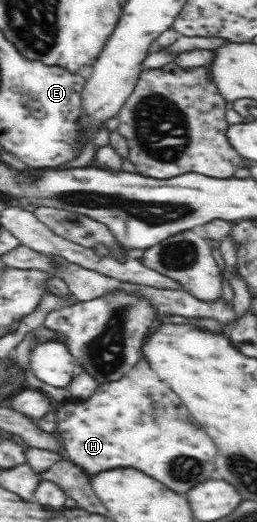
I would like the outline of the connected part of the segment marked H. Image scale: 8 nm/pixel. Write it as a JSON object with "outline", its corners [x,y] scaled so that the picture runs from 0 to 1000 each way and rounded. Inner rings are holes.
{"outline":[[[556,682],[467,726],[393,734],[342,764],[249,770],[222,776],[214,785],[226,795],[218,833],[249,849],[253,877],[292,885],[350,912],[405,900],[529,895],[693,944],[739,941],[755,929],[825,918],[840,898],[840,852],[743,799],[716,770],[603,716]]]}

